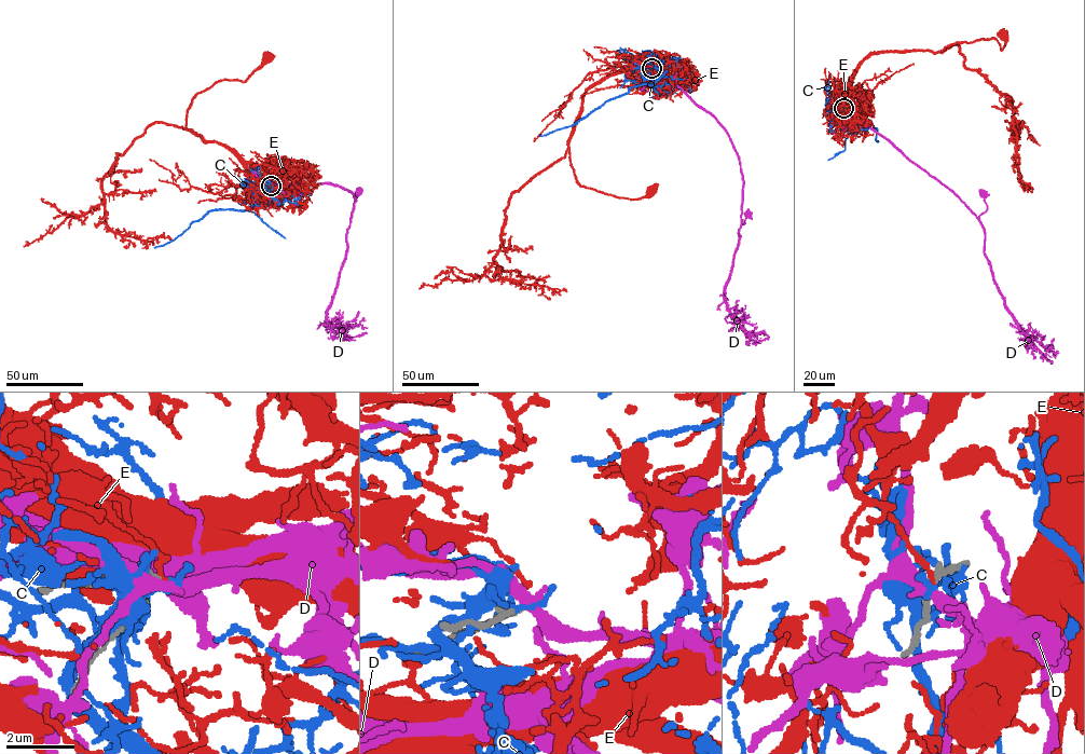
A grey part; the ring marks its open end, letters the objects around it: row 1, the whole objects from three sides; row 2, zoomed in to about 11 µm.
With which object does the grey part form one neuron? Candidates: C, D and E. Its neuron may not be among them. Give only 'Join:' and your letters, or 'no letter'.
Join: no letter

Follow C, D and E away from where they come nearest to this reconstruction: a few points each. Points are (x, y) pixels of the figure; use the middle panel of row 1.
C: (650, 68), (647, 70), (653, 71), (641, 82), (606, 100), (576, 123), (539, 135)
D: (651, 68), (664, 73), (710, 112), (726, 133), (742, 175), (743, 223), (747, 214)
E: (650, 68), (640, 62), (590, 86), (568, 146), (582, 186), (635, 200), (651, 191)

